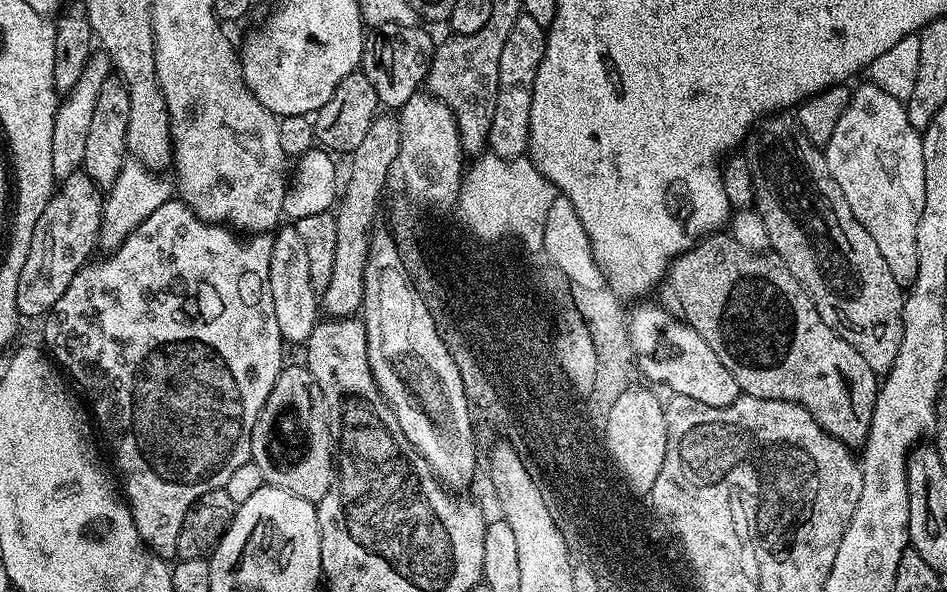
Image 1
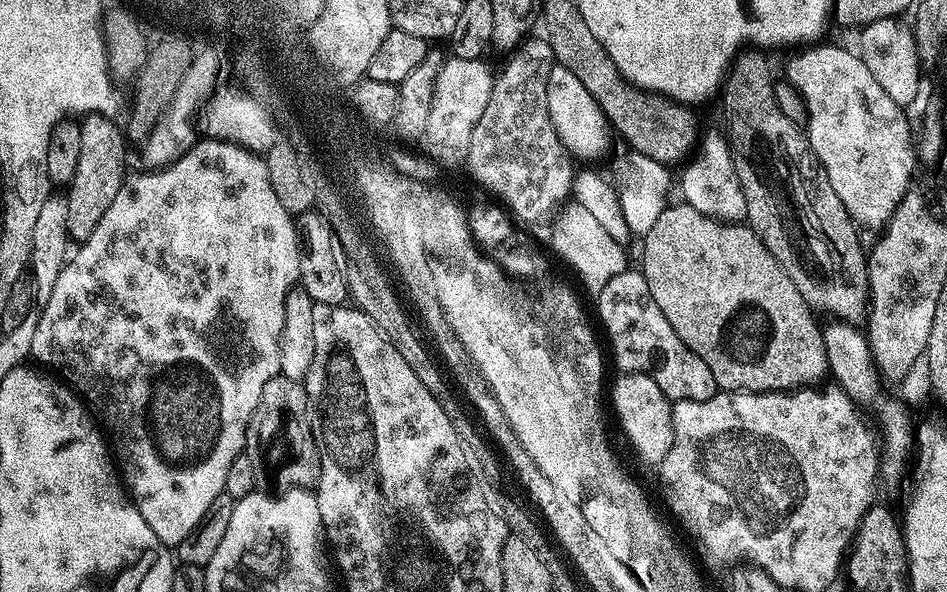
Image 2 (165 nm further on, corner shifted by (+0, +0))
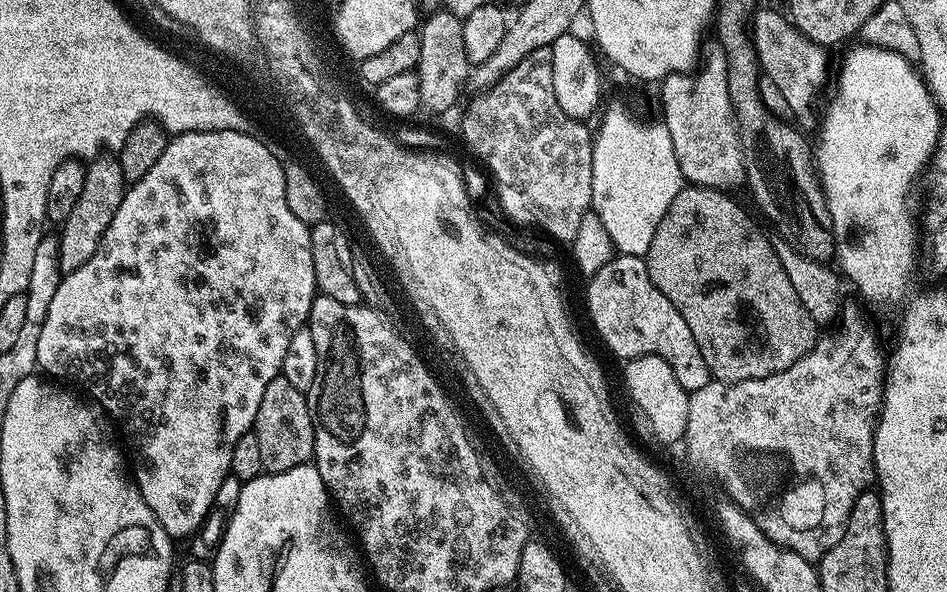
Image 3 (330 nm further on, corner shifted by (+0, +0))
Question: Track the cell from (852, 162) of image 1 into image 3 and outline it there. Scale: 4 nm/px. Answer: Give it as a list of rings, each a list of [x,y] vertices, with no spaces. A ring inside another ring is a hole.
[[[757,7],[750,16],[750,37],[752,49],[756,51],[756,60],[760,63],[763,75],[778,86],[778,90],[786,97],[786,106],[797,117],[808,112],[812,102],[812,95],[819,88],[820,83],[828,74],[829,54],[823,47],[808,40],[807,37],[789,23],[787,17],[772,8]]]

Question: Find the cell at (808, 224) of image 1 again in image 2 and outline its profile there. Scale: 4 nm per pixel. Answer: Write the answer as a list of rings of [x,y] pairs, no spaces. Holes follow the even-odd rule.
[[[746,50],[738,56],[729,71],[723,85],[722,85],[722,97],[724,96],[724,108],[728,112],[732,112],[732,121],[728,124],[728,132],[726,131],[726,139],[728,141],[729,148],[732,149],[732,161],[736,167],[736,173],[738,174],[738,182],[742,186],[742,190],[746,194],[746,210],[748,211],[746,220],[758,235],[762,238],[762,242],[766,246],[766,250],[770,250],[770,254],[774,254],[774,258],[781,264],[781,266],[788,272],[788,277],[794,282],[794,286],[798,286],[798,290],[802,294],[802,298],[811,306],[817,313],[823,314],[823,312],[829,312],[829,317],[835,318],[837,321],[845,324],[854,324],[857,326],[865,323],[868,311],[870,309],[870,289],[868,287],[868,258],[866,255],[866,248],[860,245],[861,233],[858,231],[857,225],[846,224],[844,226],[844,248],[840,244],[838,248],[838,242],[834,244],[834,234],[830,234],[826,230],[826,224],[830,222],[824,222],[824,218],[820,218],[816,212],[810,210],[808,202],[804,200],[804,194],[802,194],[802,188],[806,184],[804,178],[810,178],[812,174],[800,174],[800,172],[812,172],[812,164],[810,164],[810,154],[812,152],[811,146],[808,144],[808,138],[803,127],[800,128],[787,116],[786,113],[780,109],[780,100],[776,97],[776,80],[772,77],[772,64],[767,60],[765,53],[760,50]]]

